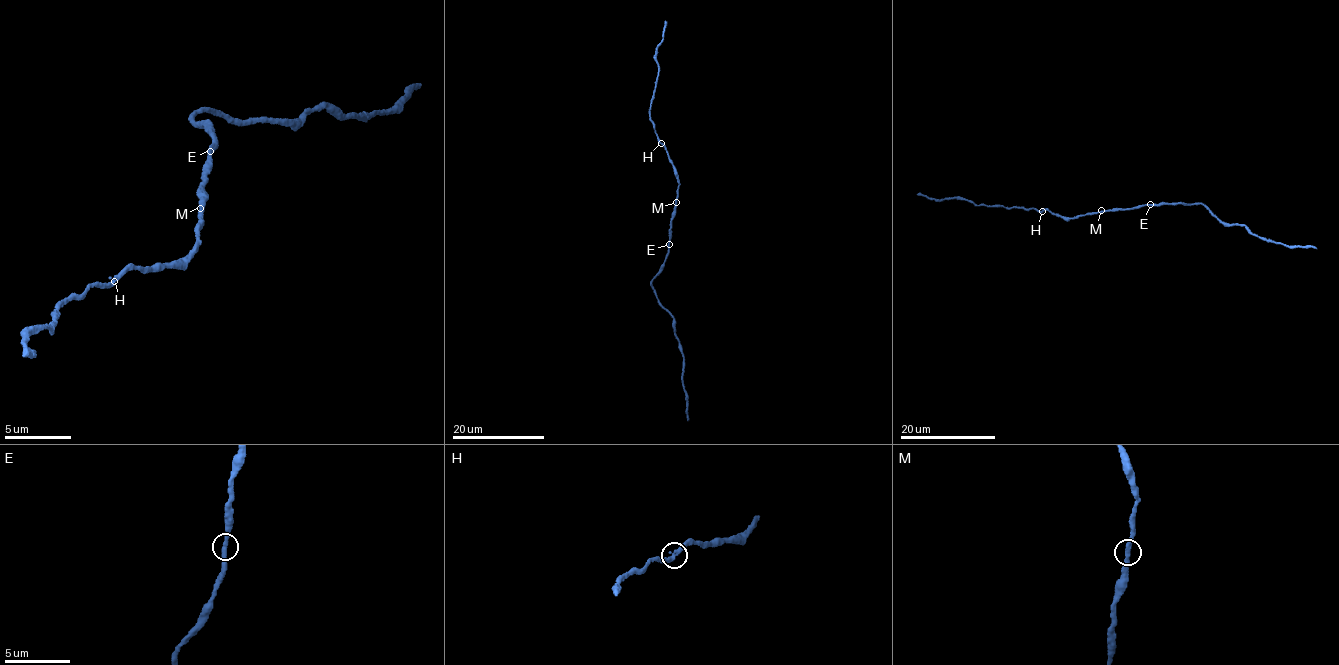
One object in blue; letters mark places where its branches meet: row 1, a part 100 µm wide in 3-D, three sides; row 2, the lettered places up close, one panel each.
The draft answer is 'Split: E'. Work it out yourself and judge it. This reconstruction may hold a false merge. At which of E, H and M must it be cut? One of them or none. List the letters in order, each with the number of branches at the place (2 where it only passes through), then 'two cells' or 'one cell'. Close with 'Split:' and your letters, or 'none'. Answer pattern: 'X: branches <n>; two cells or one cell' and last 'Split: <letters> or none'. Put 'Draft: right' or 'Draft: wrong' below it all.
E: branches 2; one cell
H: branches 2; one cell
M: branches 2; one cell
Split: none
Draft: wrong

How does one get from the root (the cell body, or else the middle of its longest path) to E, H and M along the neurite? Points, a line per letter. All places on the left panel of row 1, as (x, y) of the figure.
E: (201, 189), (208, 183), (205, 172), (211, 163), (210, 151)
H: (201, 189), (196, 194), (201, 223), (192, 252), (176, 264), (147, 272), (139, 267), (115, 280)
M: (201, 189), (196, 194), (201, 200), (200, 208)

